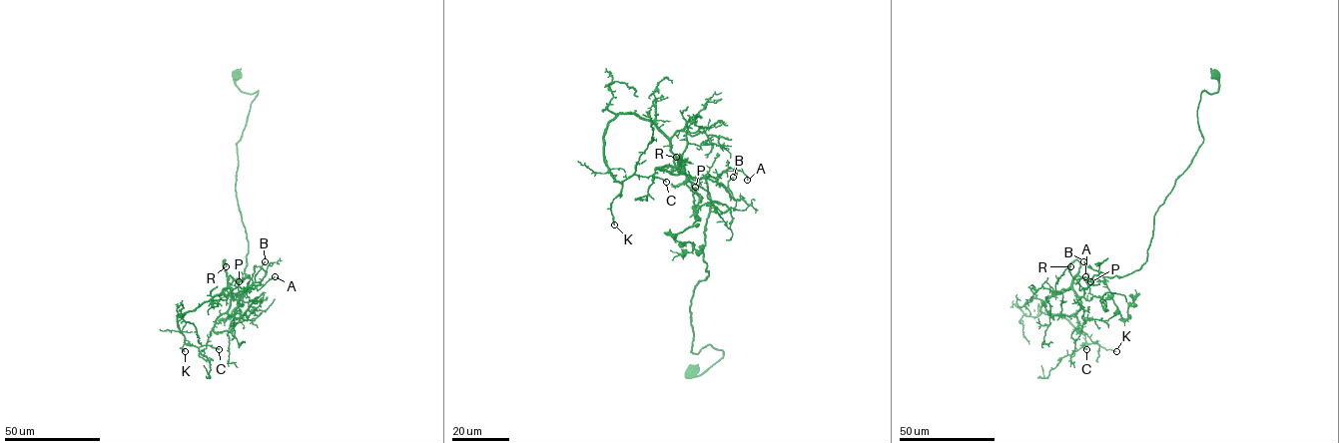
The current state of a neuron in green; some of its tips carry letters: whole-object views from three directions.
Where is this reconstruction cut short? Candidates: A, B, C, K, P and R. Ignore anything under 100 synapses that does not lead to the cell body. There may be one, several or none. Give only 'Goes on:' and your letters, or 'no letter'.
Goes on: R

